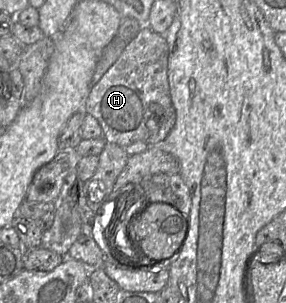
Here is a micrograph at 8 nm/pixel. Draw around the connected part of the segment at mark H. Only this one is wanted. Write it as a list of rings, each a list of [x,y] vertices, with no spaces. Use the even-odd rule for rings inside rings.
[[[143,25],[115,63],[92,85],[84,112],[99,122],[106,142],[121,147],[137,141],[148,146],[159,145],[176,121],[168,82],[168,44],[165,34],[155,33]]]

